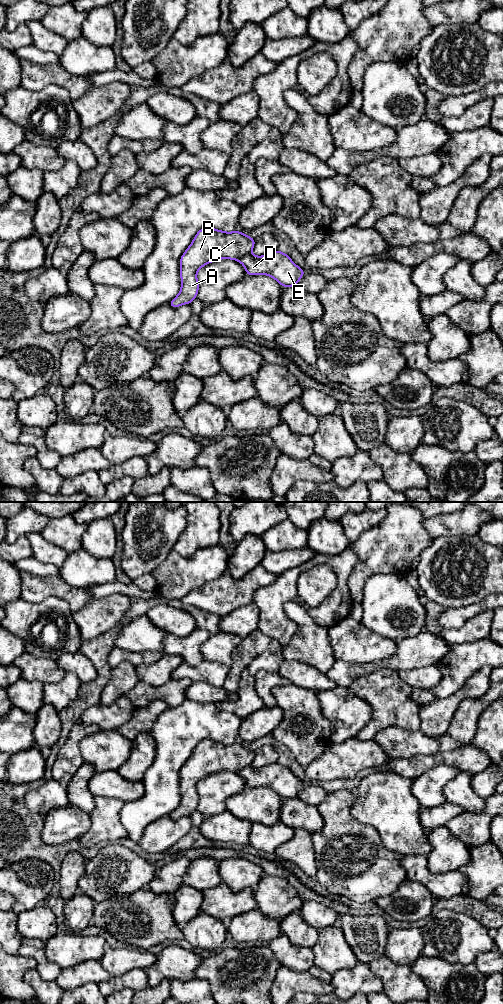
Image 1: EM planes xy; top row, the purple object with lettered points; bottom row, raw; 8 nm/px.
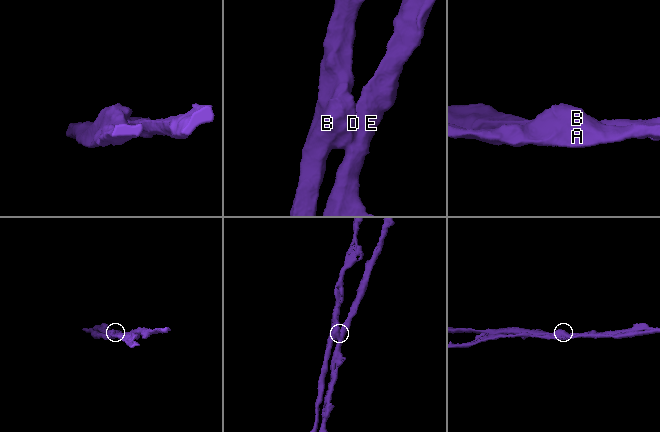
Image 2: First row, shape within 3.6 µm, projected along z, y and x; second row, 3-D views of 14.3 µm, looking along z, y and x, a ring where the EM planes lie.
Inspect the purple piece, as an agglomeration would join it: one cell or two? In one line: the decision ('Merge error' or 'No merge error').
Merge error

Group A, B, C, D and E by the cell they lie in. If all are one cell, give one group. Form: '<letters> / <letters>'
A B C / D E

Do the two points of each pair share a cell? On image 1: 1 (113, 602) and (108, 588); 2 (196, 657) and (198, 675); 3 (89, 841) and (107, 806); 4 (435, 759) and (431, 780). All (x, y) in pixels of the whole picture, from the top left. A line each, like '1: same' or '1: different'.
1: different
2: different
3: same
4: different

